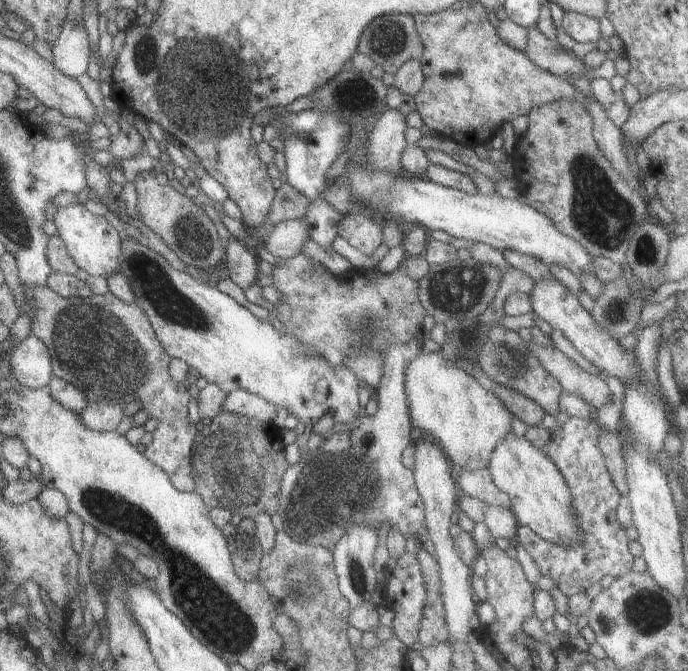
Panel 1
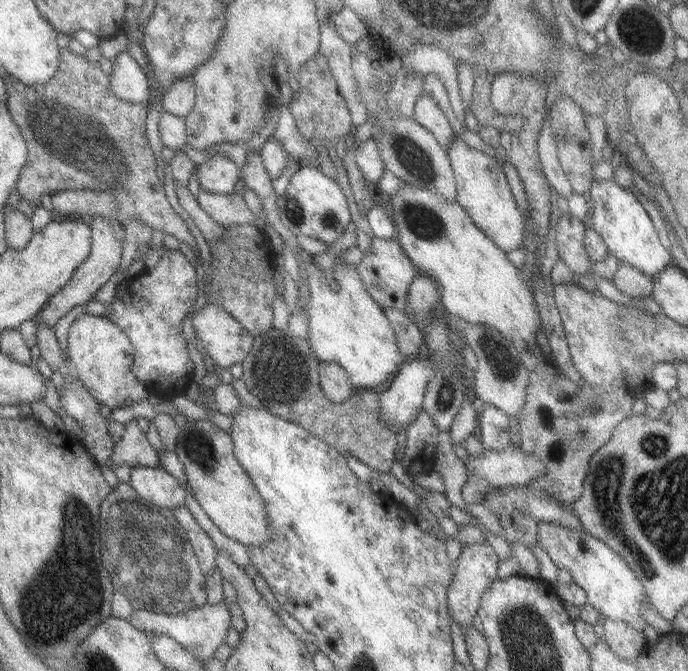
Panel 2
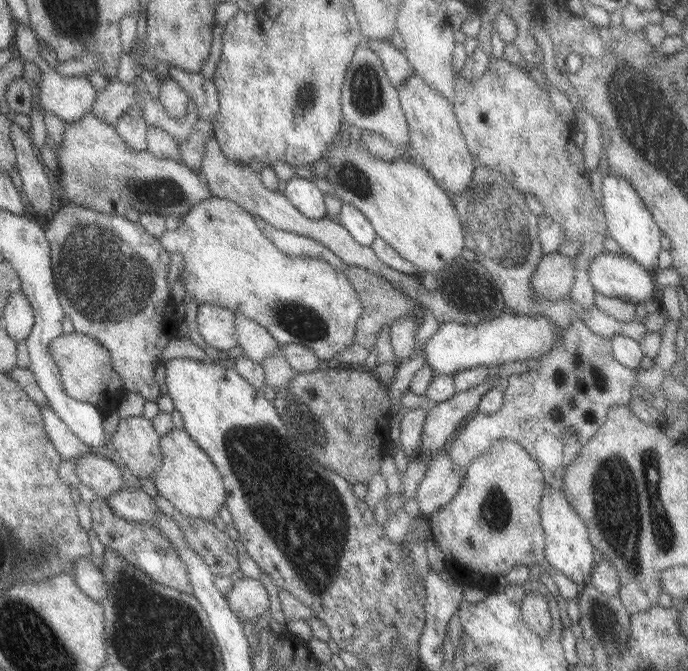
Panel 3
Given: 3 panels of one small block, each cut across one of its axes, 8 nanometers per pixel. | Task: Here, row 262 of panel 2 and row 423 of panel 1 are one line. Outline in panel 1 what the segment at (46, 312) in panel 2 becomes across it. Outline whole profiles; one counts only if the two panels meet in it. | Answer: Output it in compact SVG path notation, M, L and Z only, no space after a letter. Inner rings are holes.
M95 402L95 404L87 404L85 410L81 410L79 420L87 430L95 430L95 432L113 432L119 422L123 420L123 408L121 404L113 404L113 402Z

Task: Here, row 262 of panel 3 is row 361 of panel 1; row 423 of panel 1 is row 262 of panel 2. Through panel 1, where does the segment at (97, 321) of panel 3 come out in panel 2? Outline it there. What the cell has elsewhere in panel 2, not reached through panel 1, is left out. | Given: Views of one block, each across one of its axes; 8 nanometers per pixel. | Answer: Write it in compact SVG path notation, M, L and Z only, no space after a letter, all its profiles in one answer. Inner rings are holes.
M167 250L159 258L153 258L137 278L119 284L115 298L105 306L107 314L103 318L119 326L133 348L131 374L139 384L145 384L147 394L159 398L173 398L179 392L185 392L193 378L195 366L185 352L185 336L181 328L181 320L191 312L197 296L193 268L195 266L191 266L181 252Z

